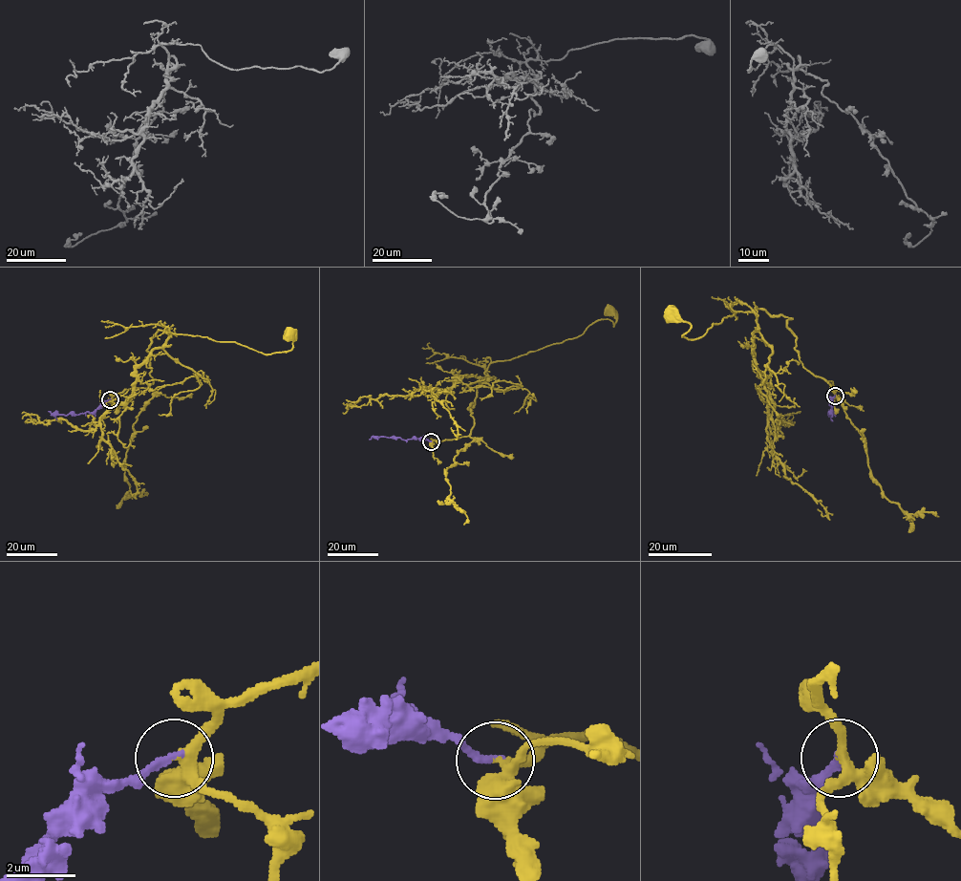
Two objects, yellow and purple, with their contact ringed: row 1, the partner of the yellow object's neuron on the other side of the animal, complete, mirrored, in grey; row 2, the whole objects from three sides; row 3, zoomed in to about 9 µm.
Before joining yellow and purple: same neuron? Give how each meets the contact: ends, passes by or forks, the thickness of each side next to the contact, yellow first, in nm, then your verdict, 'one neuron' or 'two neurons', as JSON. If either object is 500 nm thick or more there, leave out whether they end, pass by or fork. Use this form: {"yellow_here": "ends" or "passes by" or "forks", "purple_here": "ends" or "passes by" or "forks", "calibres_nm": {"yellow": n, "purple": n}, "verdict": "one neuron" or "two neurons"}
{"yellow_here": "forks", "purple_here": "ends", "calibres_nm": {"yellow": 280, "purple": 220}, "verdict": "one neuron"}

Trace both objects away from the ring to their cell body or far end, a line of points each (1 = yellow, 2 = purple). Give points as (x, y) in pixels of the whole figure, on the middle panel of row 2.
1: (431, 441), (471, 432), (468, 408), (490, 363), (572, 339), (598, 320), (614, 326), (610, 311)
2: (431, 441), (373, 437), (369, 440)

